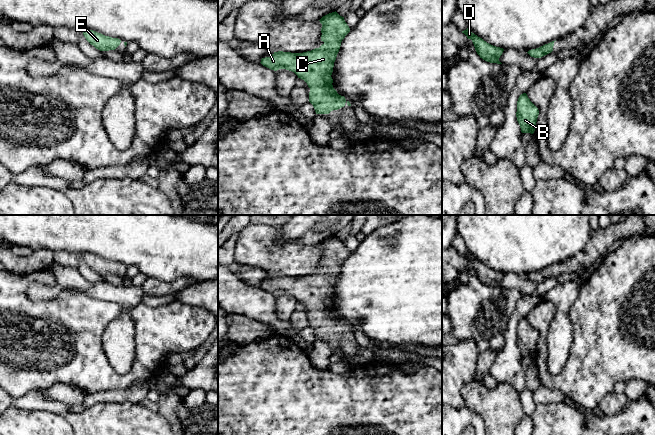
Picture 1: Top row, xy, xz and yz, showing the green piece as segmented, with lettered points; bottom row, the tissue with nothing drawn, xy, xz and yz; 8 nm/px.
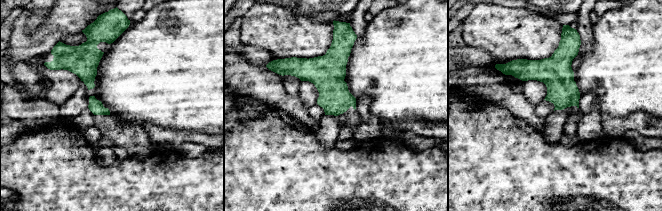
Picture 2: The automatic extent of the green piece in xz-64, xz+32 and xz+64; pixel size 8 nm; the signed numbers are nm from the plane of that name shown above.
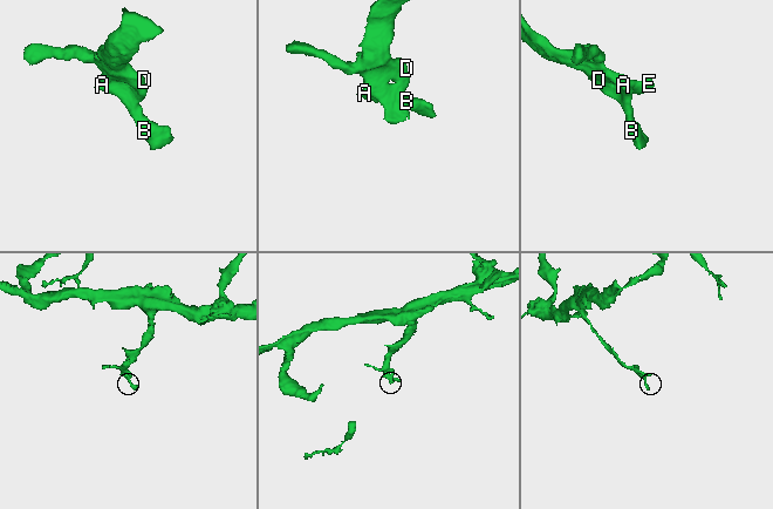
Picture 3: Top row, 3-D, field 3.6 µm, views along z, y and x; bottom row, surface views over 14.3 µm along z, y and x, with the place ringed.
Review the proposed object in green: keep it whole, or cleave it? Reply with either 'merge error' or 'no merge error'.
no merge error

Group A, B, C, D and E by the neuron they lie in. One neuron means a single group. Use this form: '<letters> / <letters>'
A B C D E

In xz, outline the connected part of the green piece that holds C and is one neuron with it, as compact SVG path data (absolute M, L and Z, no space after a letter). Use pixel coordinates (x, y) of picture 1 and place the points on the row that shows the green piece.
M336 11L323 16L320 20L321 41L324 43L311 51L291 53L278 51L270 57L261 59L261 64L271 70L286 69L304 80L308 87L309 102L316 114L329 114L350 102L333 88L331 77L341 42L350 28Z

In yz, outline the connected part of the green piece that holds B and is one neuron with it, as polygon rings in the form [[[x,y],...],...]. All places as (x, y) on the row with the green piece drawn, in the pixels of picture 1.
[[[521,94],[517,101],[516,117],[522,133],[534,133],[538,115],[538,108],[530,101],[527,94]]]

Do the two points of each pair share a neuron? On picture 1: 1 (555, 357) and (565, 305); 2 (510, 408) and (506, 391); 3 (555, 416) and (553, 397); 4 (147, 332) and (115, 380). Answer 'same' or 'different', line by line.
1: same
2: same
3: different
4: same

